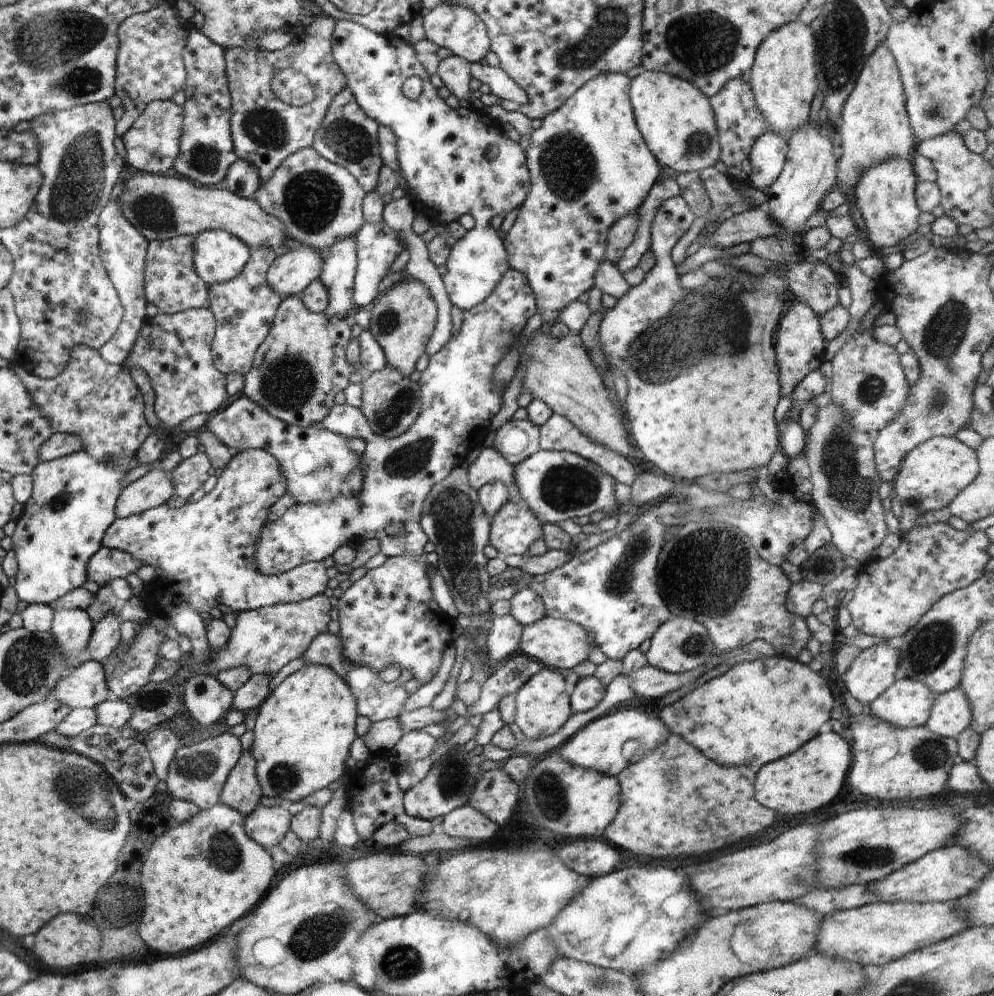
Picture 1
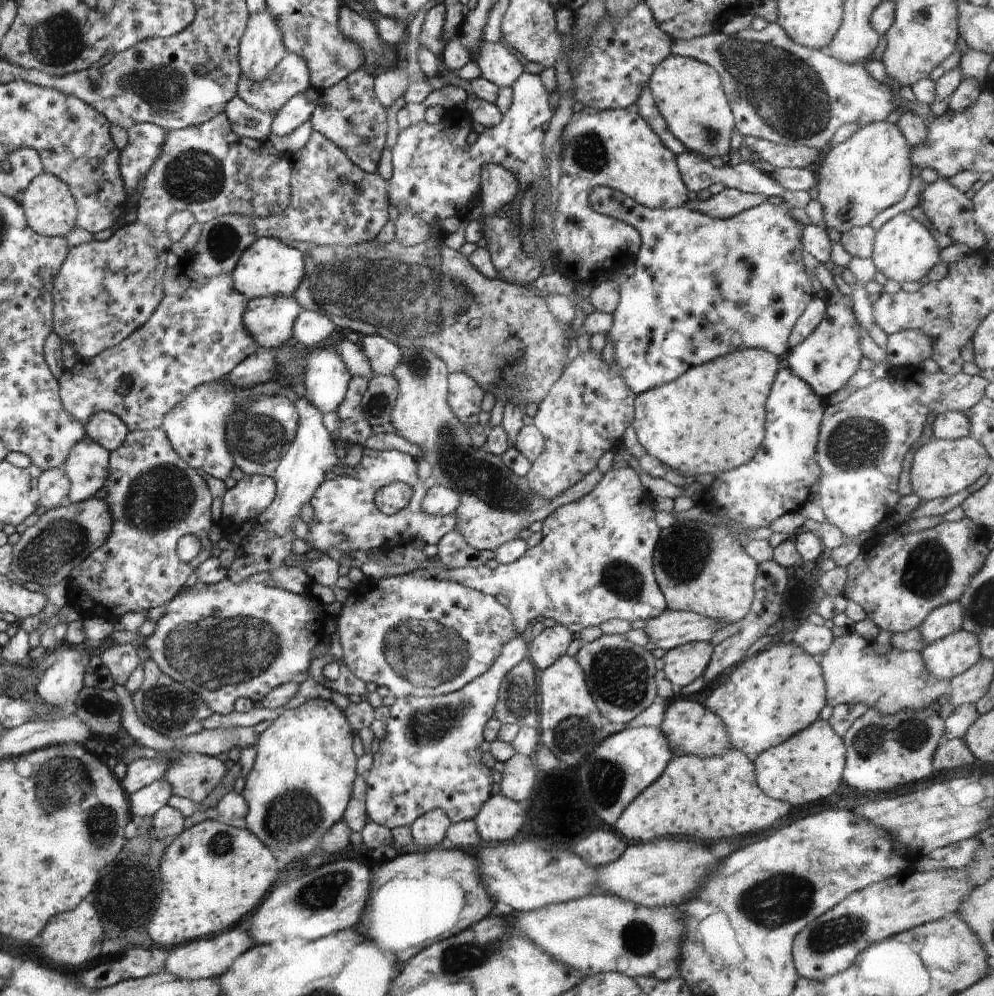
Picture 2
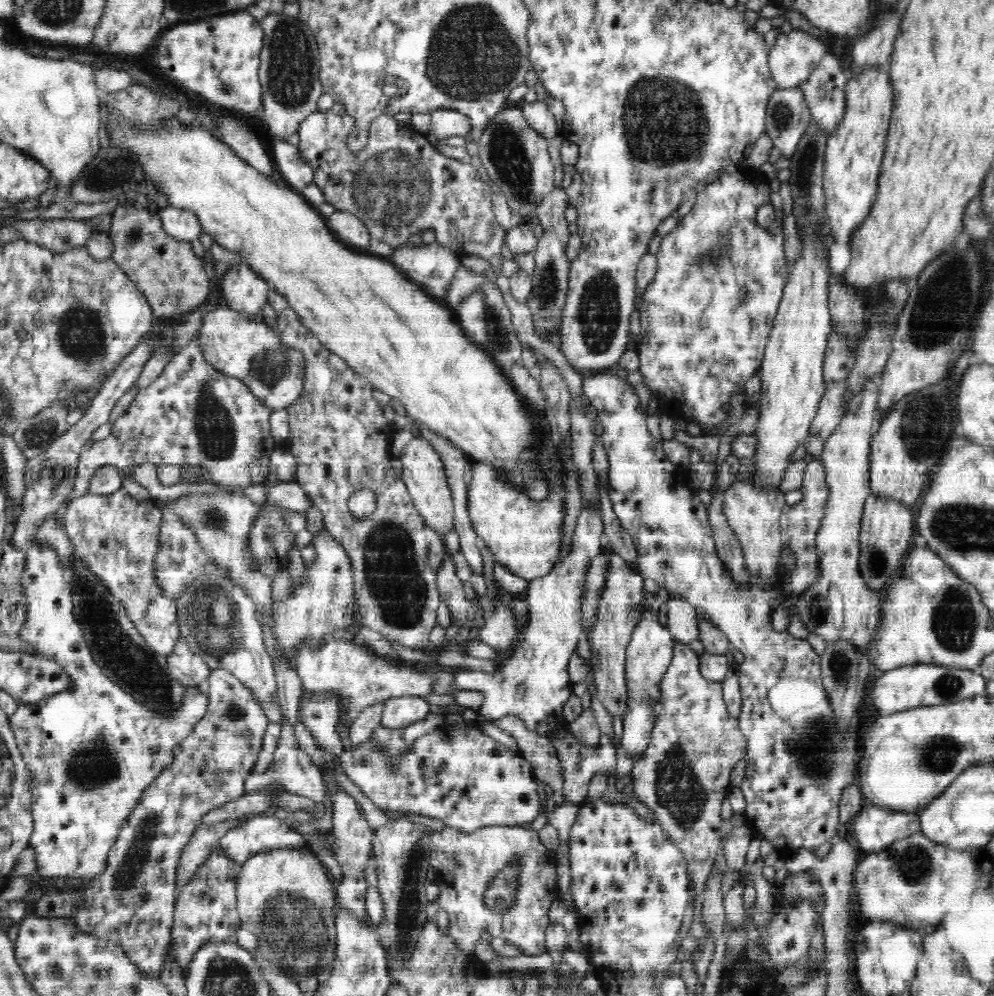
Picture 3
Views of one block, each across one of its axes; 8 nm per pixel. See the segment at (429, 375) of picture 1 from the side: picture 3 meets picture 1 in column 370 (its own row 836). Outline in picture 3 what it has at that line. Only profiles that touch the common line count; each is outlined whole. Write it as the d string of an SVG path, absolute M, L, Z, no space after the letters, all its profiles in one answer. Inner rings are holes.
M526 824L485 826L474 832L446 826L437 831L427 827L426 831L431 843L430 865L436 870L435 884L440 887L438 904L448 914L448 933L459 952L474 958L474 946L481 940L482 932L488 932L493 938L509 940L526 957L544 953L547 950L545 932L550 926L548 912L554 898L558 898L557 862L540 841L538 831ZM510 860L517 860L521 868L515 904L504 915L488 912L484 891Z

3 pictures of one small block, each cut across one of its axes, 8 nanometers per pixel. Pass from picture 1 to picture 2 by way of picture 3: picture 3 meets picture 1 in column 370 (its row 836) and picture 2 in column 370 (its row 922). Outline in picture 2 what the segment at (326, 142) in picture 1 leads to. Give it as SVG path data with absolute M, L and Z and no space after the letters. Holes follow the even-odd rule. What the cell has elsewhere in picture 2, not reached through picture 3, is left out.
M363 65L338 84L319 92L318 104L310 116L312 130L323 134L348 156L352 164L366 173L377 172L387 144L387 110L382 107L374 93L374 80Z

